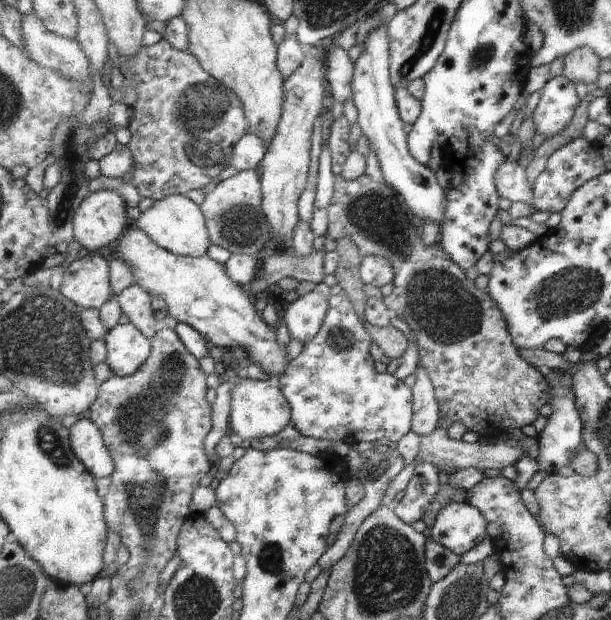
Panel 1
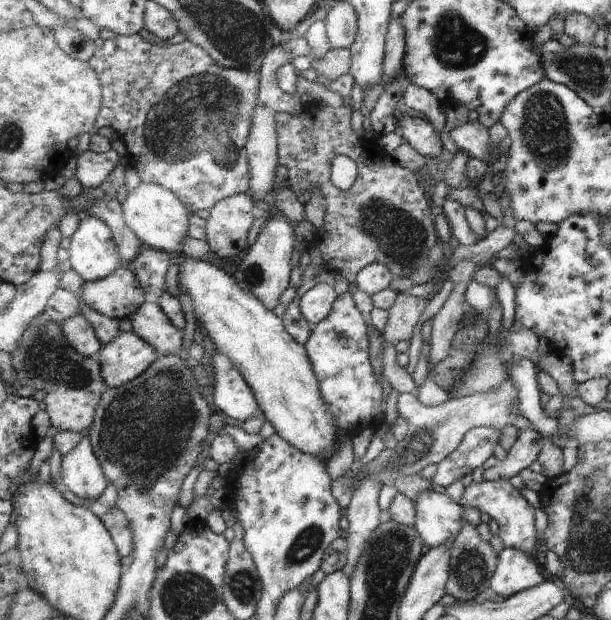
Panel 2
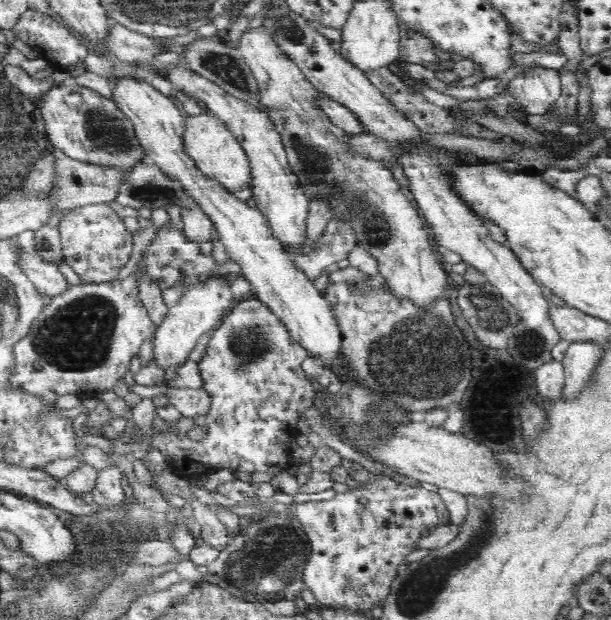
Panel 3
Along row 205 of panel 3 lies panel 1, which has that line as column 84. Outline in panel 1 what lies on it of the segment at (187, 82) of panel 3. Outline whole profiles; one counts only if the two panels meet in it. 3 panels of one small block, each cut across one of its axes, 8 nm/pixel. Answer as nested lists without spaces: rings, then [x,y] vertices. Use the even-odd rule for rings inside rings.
[[[101,252],[87,253],[83,258],[73,261],[63,274],[61,290],[74,304],[81,309],[99,309],[112,298],[115,298],[110,286],[109,257]]]

